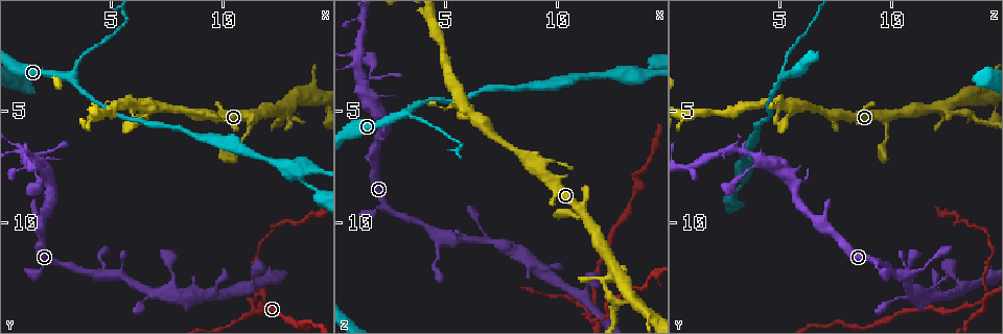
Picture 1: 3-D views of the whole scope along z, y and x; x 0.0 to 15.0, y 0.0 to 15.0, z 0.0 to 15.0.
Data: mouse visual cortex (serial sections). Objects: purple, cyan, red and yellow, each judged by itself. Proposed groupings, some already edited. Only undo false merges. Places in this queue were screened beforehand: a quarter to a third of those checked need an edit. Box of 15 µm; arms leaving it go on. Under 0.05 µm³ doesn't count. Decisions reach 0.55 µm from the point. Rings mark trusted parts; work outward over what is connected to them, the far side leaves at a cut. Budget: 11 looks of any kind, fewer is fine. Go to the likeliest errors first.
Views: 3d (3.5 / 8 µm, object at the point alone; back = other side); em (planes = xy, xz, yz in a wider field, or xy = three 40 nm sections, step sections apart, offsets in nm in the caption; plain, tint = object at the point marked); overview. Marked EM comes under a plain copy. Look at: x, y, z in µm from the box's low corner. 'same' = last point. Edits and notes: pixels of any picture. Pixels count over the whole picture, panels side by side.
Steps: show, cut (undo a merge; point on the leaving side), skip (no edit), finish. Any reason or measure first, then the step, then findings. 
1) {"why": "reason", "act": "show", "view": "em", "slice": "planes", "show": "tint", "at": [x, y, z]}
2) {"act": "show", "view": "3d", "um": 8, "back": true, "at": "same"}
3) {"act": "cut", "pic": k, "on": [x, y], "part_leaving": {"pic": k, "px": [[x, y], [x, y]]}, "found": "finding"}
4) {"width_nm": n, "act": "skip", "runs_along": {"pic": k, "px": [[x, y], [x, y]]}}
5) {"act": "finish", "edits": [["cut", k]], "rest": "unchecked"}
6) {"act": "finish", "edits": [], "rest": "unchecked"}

{"why": "abrupt turn", "act": "show", "view": "3d", "um": 3.5, "at": [11.6, 13.2, 14.3]}

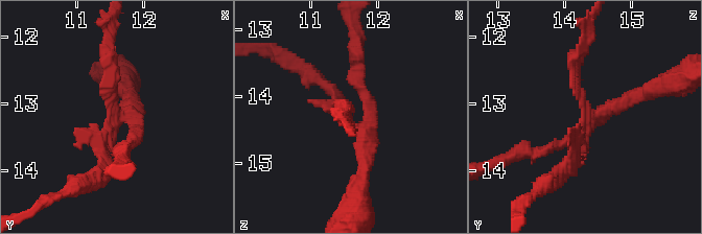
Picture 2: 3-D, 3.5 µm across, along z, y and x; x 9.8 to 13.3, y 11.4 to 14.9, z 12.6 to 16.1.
{"why": "now the EM", "act": "show", "view": "em", "slice": "planes", "show": "tint", "at": [11.60, 13.20, 14.40]}

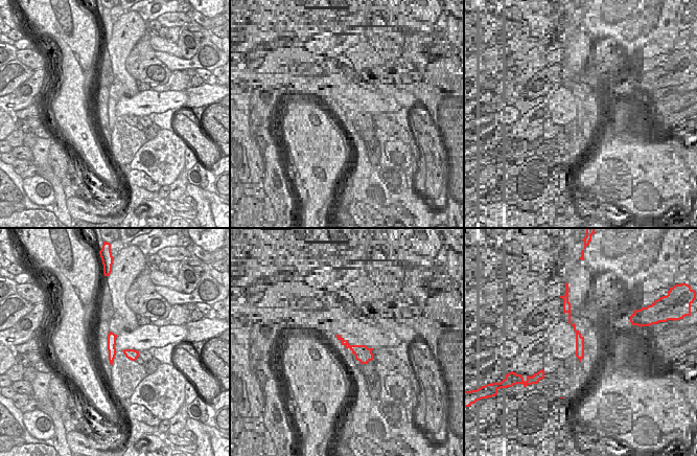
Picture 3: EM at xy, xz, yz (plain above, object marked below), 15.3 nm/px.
{"width_nm": 130, "act": "cut", "pic": 2, "on": [102, 91], "part_leaving": {"pic": 2, "px": [[122, 118], [113, 102], [110, 28]]}, "found": "two cells meet here"}

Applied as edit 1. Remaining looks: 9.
{"why": "see it whole again", "act": "show", "view": "overview"}

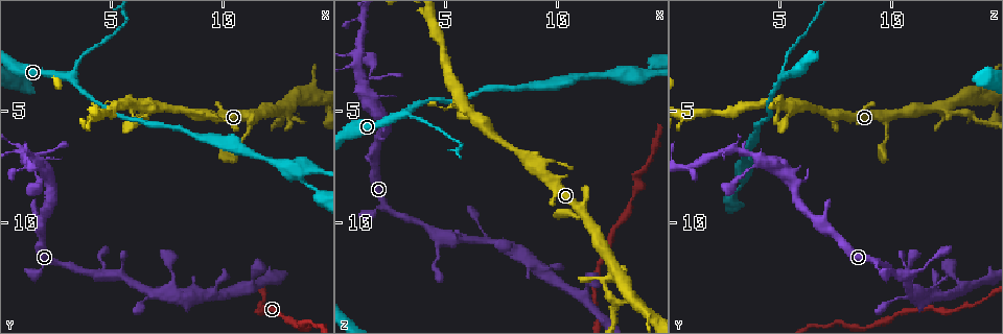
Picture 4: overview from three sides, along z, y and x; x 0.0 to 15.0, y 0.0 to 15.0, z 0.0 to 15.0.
{"act": "show", "view": "3d", "um": 3.5, "at": [3.1, 3.4, 5.1]}

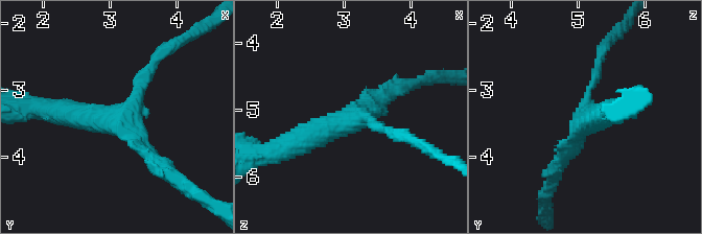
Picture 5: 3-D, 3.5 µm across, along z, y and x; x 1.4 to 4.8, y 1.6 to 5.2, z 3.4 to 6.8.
{"arms": 3, "arm_widths_nm": [150, 200, 400], "why": "need the tissue", "act": "show", "view": "em", "slice": "xy", "step": 1, "show": "tint", "at": [3.10, 3.45, 5.10]}

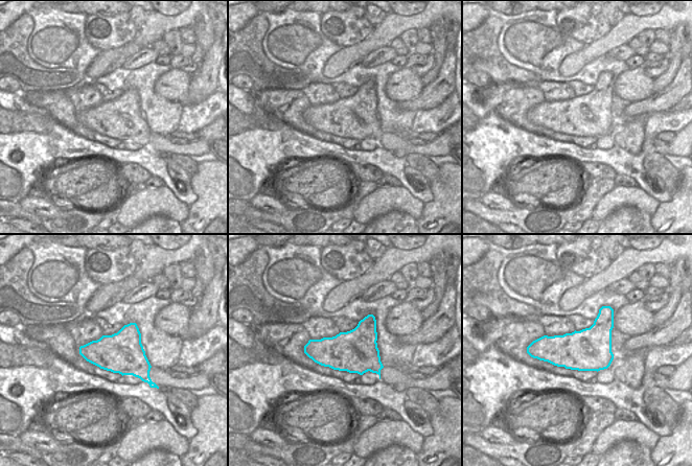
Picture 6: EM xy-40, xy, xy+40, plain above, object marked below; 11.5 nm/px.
{"why": "another direction", "act": "show", "view": "em", "slice": "xy", "step": 5, "show": "tint", "at": "same"}

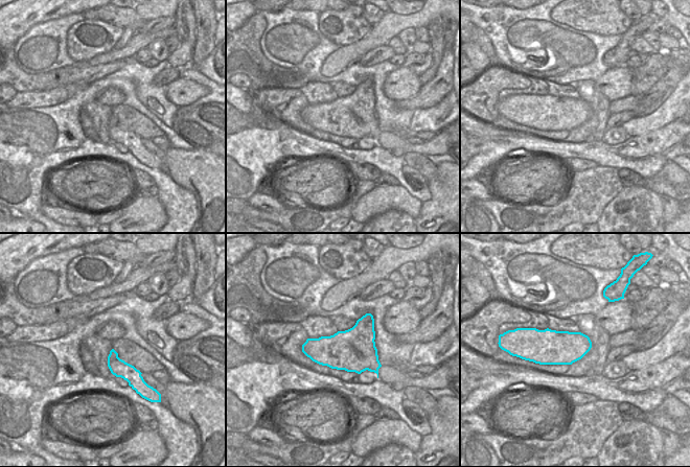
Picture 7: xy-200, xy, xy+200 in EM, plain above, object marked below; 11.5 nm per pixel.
{"act": "skip", "found": "all the same cell"}

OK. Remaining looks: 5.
{"act": "show", "view": "3d", "um": 8, "back": true, "at": [13.7, 7.5, 3.4]}

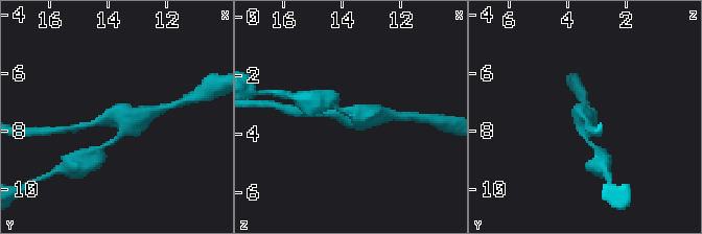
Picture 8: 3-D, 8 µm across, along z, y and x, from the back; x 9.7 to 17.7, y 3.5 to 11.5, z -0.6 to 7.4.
{"why": "need the tissue", "act": "show", "view": "em", "slice": "xy", "step": 1, "show": "tint", "at": [13.6, 7.5, 3.4]}

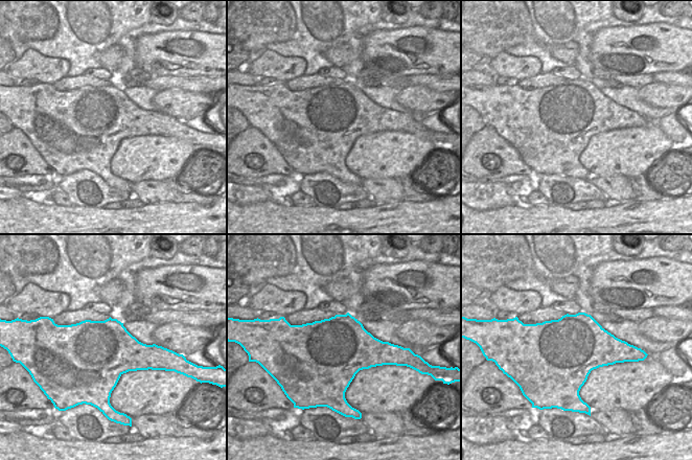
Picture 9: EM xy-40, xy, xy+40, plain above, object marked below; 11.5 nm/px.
{"act": "skip", "runs_along": {"pic": 8, "px": [[156, 110], [129, 122], [108, 143]]}, "found": "continuous, no second cell"}

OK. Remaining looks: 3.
{"why": "abrupt turn", "act": "show", "view": "3d", "um": 8, "at": [1.2, 6.8, 2.5]}

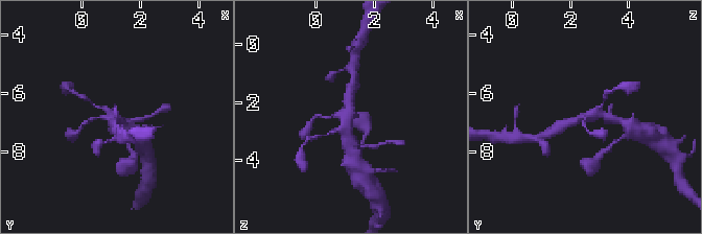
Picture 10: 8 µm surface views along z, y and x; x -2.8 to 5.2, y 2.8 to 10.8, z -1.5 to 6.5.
{"act": "show", "view": "3d", "um": 3.5, "at": [1.1, 6.8, 2.5]}

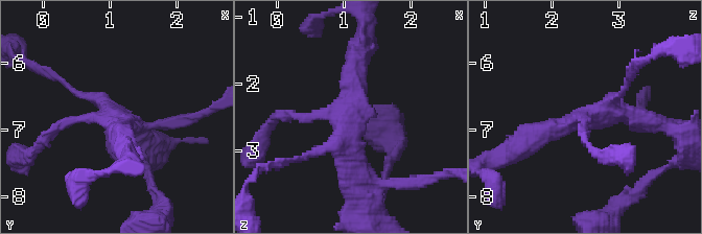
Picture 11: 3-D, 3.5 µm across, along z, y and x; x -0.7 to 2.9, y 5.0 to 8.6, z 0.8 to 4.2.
{"arms": 4, "arm_widths_nm": [150, 200, 300, 350], "act": "show", "view": "em", "slice": "xy", "step": 3, "show": "tint", "at": [1.10, 6.80, 2.55]}

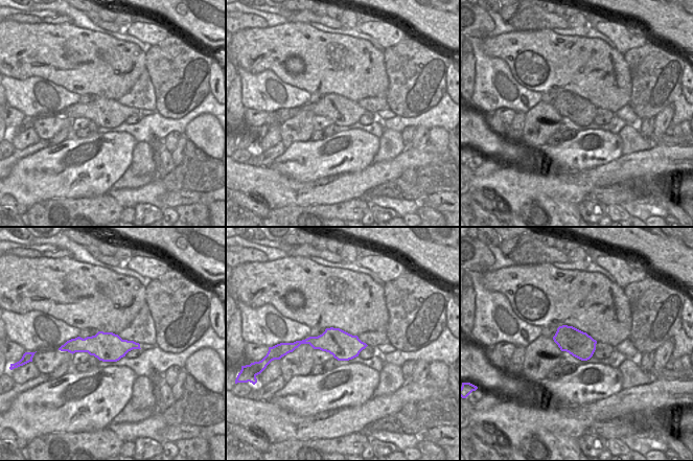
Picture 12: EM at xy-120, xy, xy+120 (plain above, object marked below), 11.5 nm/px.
{"act": "skip", "runs_along": {"pic": 11, "px": [[652, 122], [606, 113], [523, 145]]}, "found": "all the same cell"}

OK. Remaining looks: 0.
{"act": "finish", "edits": [["cut", 2]], "rest": "unchecked"}

